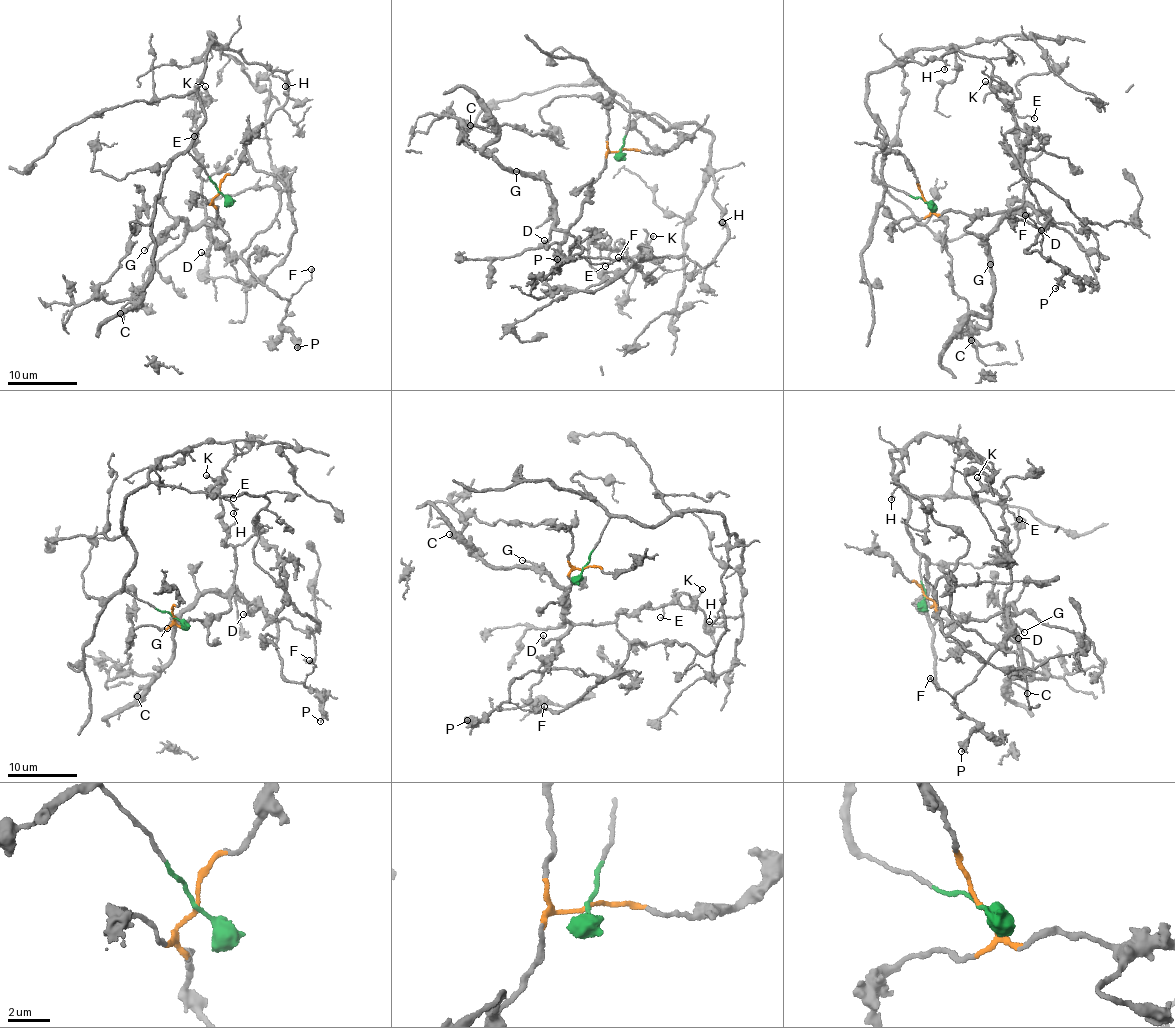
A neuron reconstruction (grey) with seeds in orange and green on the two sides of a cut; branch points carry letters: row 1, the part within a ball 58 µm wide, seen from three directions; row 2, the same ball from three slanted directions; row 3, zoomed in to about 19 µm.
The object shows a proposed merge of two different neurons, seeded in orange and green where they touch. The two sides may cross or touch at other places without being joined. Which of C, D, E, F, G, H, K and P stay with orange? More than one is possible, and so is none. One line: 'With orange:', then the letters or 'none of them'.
With orange: C, D, E, F, G, K, P

